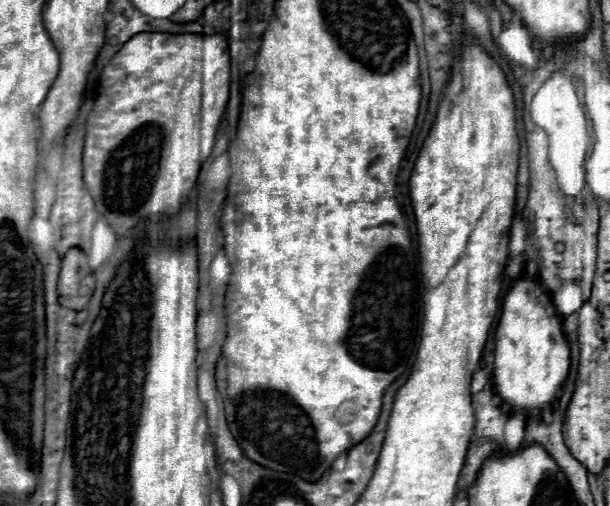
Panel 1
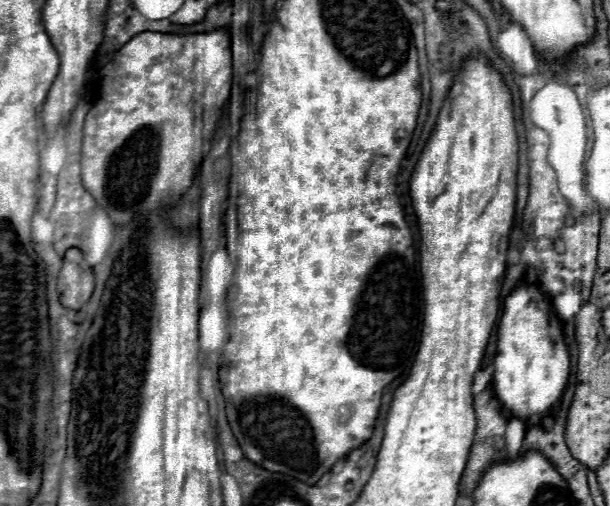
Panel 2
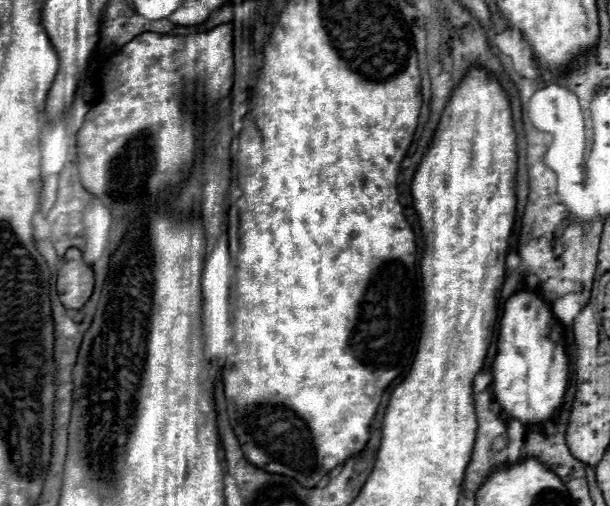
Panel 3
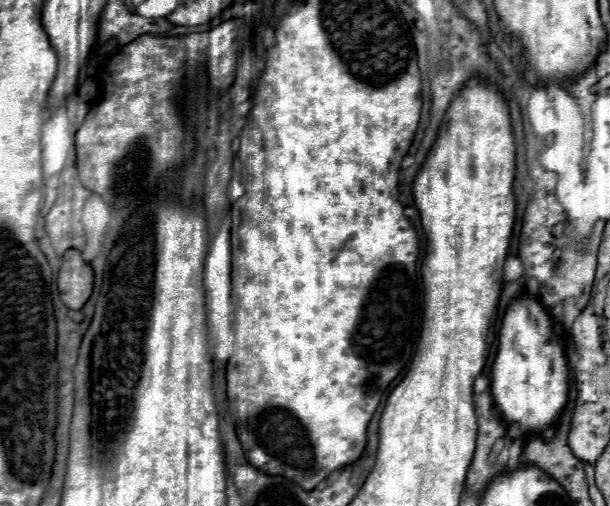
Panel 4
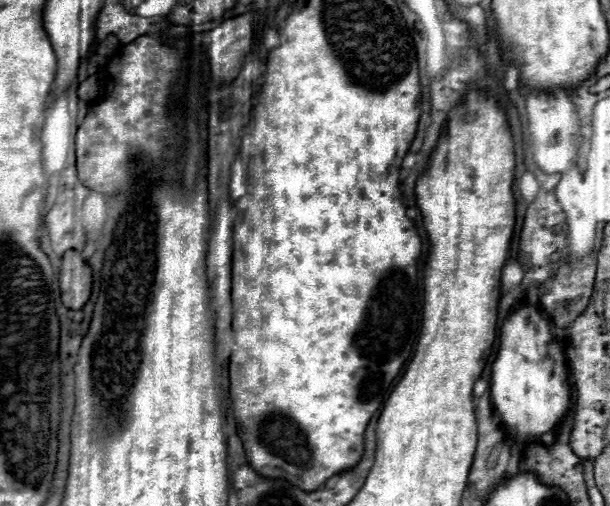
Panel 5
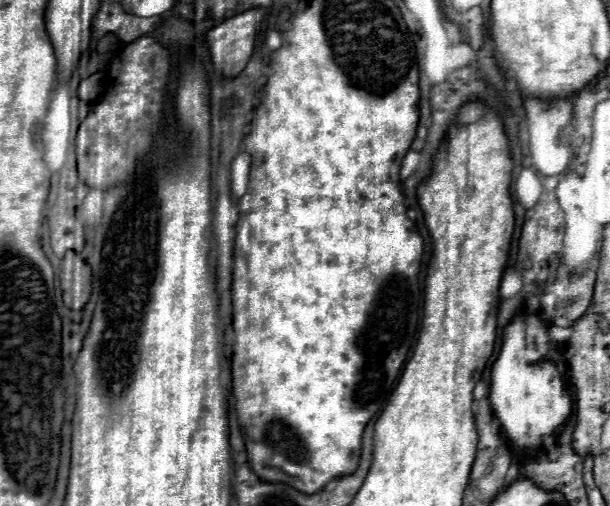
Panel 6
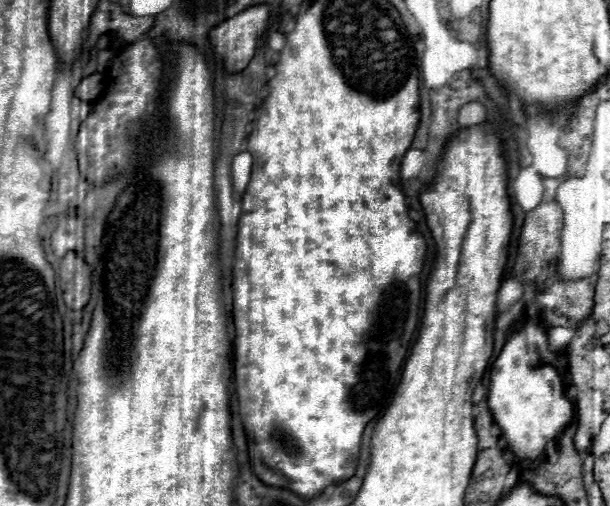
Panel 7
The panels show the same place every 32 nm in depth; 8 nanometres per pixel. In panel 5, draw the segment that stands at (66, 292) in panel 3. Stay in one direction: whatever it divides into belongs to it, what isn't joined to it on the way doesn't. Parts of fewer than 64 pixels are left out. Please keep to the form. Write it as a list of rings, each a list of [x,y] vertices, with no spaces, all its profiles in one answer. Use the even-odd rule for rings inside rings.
[[[80,254],[64,256],[70,258],[70,266],[62,272],[62,302],[70,310],[80,310],[92,294],[92,268],[80,258]]]

